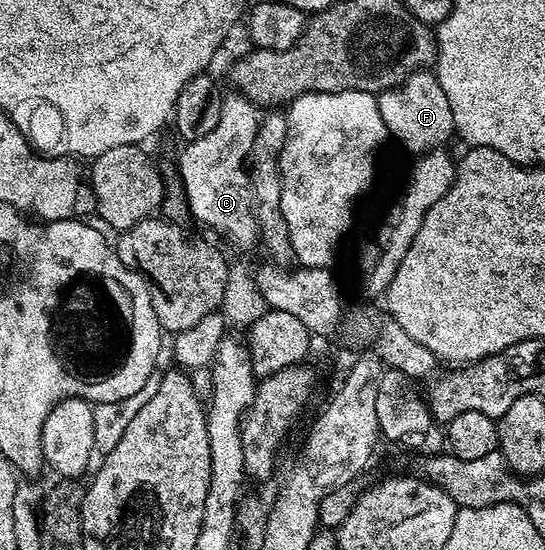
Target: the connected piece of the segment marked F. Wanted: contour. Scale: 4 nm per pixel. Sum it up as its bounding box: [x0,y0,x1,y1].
[377,69,455,156]

